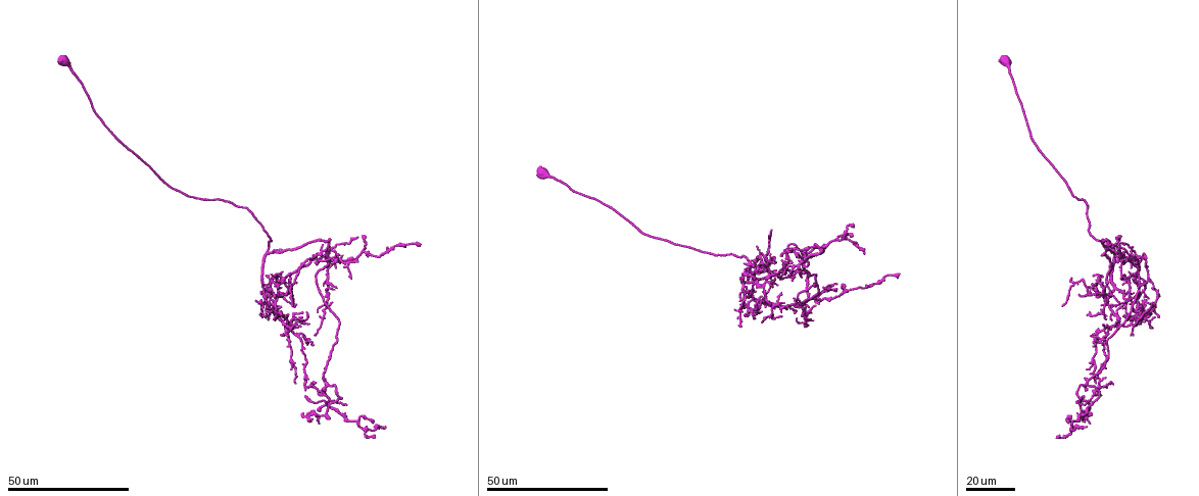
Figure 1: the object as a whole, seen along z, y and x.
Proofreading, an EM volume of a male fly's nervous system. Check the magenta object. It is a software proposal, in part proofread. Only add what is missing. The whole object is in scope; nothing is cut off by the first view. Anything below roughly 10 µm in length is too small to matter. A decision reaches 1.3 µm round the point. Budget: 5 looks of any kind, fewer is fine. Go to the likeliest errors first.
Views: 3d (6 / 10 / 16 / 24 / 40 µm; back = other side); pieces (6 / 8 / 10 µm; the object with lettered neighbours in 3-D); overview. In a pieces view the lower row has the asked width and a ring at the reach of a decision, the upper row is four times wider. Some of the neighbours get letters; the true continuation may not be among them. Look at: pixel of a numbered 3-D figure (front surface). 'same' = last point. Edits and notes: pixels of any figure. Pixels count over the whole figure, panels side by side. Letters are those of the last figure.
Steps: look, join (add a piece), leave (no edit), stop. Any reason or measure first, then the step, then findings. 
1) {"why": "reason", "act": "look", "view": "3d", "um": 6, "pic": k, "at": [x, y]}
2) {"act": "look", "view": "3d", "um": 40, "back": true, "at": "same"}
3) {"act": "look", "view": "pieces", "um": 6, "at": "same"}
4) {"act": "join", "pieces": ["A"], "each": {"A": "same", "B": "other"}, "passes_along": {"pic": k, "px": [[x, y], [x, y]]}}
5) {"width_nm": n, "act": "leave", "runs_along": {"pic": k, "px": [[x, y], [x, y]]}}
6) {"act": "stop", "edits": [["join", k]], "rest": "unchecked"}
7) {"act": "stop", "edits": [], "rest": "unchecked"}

{"why": "branch stops here", "act": "look", "view": "3d", "um": 16, "pic": 1, "at": [357, 237]}

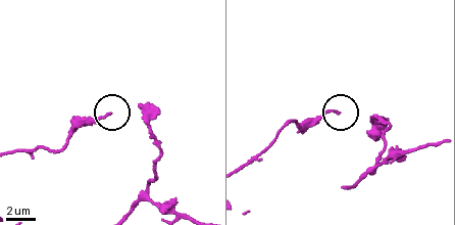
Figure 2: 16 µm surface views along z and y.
{"act": "look", "view": "3d", "um": 6, "pic": 2, "at": [336, 111]}

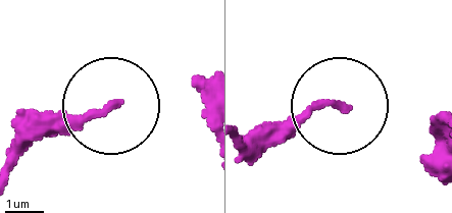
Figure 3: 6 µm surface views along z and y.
{"act": "look", "view": "pieces", "um": 10, "pic": 3, "at": [116, 106]}

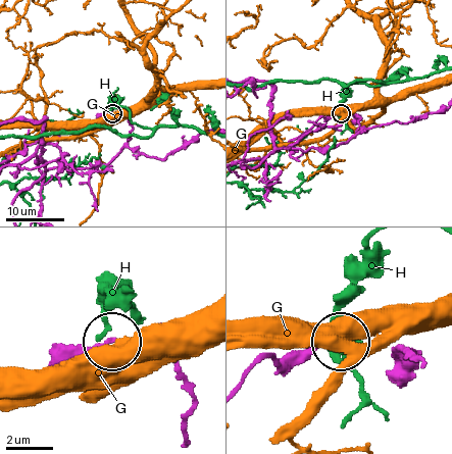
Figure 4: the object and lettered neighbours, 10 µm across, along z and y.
{"act": "leave", "each": {"G": "other", "H": "other"}, "found": "no lettered piece goes on from it"}

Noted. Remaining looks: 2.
{"why": "branch stops here", "act": "look", "view": "3d", "um": 24, "pic": 1, "at": [785, 266]}

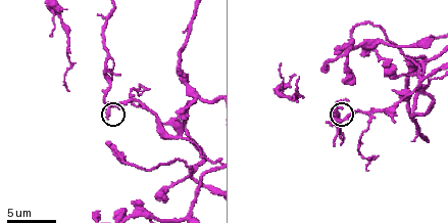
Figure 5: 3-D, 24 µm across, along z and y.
{"act": "look", "view": "pieces", "um": 10, "pic": 5, "at": [336, 108]}

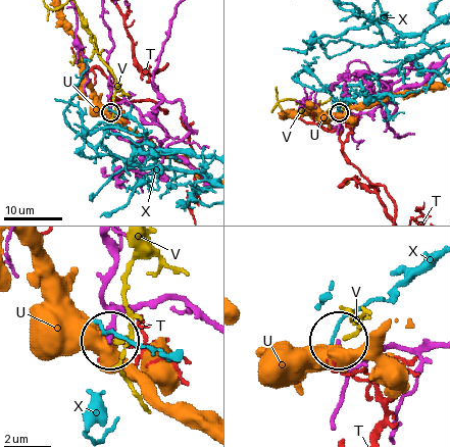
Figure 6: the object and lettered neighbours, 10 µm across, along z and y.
{"act": "leave", "each": {"T": "other", "U": "other", "V": "other", "X": "other"}, "found": "none of them fits"}

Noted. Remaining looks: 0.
{"act": "stop", "edits": [], "rest": "unchecked"}

